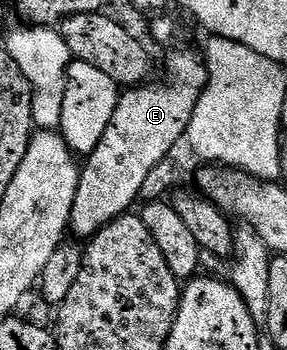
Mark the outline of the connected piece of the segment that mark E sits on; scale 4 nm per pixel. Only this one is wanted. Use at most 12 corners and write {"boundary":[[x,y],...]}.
{"boundary":[[196,52],[121,91],[83,161],[71,235],[140,200],[185,139],[208,81]]}

